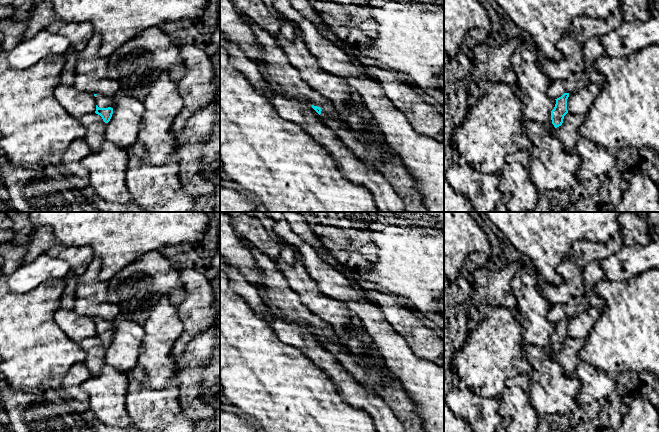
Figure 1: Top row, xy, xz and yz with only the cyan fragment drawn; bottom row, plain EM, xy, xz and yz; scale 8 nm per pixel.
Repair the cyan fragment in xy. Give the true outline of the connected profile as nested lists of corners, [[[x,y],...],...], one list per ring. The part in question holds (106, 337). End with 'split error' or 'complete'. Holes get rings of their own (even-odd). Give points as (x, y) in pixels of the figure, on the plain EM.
[[[101,317],[94,318],[94,320],[97,326],[95,337],[100,339],[105,347],[108,347],[113,338],[113,320],[107,320]]]; split error

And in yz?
[[[564,317],[561,321],[555,323],[556,328],[554,333],[551,335],[551,344],[555,352],[562,349],[564,340],[568,337],[567,334],[568,321],[569,317]]]; complete

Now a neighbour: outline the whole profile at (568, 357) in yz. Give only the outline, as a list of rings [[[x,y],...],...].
[[[567,337],[561,350],[555,352],[553,359],[557,361],[568,376],[572,376],[578,365],[582,362],[579,352],[584,346],[583,339]]]

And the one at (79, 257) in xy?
[[[56,242],[52,245],[46,254],[52,258],[66,260],[72,266],[72,275],[78,277],[84,274],[88,265],[95,258],[93,249],[88,246],[67,246]]]

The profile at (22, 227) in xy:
[[[6,212],[12,222],[12,229],[15,237],[10,241],[13,245],[26,245],[30,239],[29,236],[34,233],[36,227],[32,225],[29,219],[30,212]]]

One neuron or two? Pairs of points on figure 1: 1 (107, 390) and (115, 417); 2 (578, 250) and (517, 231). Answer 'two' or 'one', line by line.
1: one
2: two

